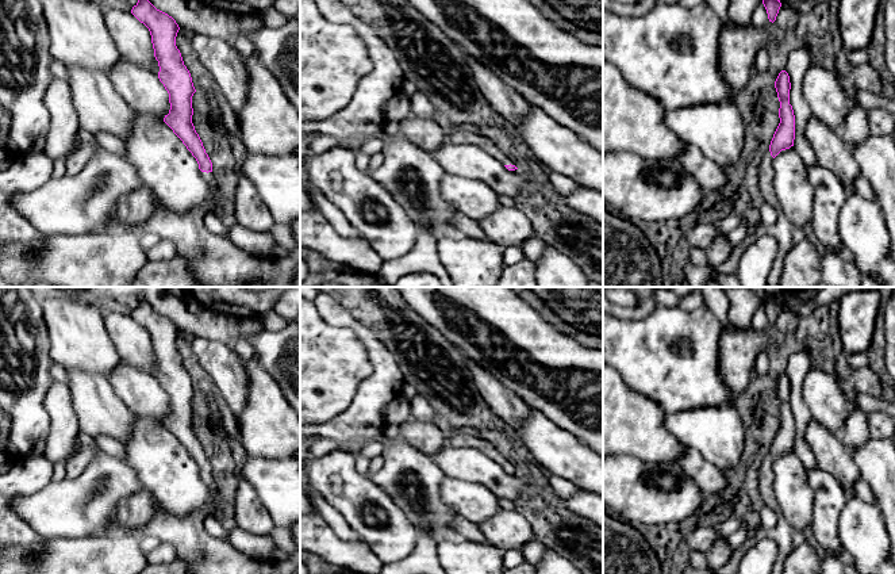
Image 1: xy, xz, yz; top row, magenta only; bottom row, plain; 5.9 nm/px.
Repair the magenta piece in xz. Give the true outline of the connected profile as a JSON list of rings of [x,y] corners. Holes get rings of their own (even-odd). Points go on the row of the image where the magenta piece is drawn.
[[[456,131],[456,133],[450,134],[449,137],[446,137],[446,139],[453,144],[473,144],[473,145],[484,149],[491,156],[493,156],[508,171],[518,169],[515,162],[511,160],[511,157],[504,150],[502,150],[492,139],[489,139],[487,137],[481,137],[472,131]]]

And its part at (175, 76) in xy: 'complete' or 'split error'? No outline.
split error

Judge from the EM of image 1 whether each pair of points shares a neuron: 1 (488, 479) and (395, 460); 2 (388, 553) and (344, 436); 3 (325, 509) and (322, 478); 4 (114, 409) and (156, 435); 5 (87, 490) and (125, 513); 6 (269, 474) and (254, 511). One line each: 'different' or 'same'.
1: different
2: different
3: different
4: different
5: different
6: different

